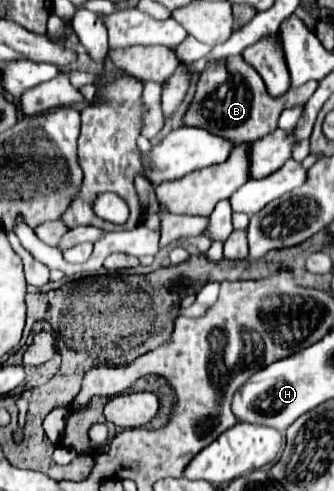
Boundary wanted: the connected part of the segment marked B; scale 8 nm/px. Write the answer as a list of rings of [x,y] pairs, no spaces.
[[[231,56],[219,62],[211,62],[197,78],[197,90],[195,96],[183,116],[185,126],[195,126],[209,130],[211,134],[217,134],[233,146],[249,140],[257,140],[277,128],[277,120],[283,110],[301,106],[309,100],[313,94],[313,84],[303,84],[301,88],[289,88],[283,96],[279,98],[269,98],[269,92],[259,78],[257,70],[249,66],[241,56]]]

